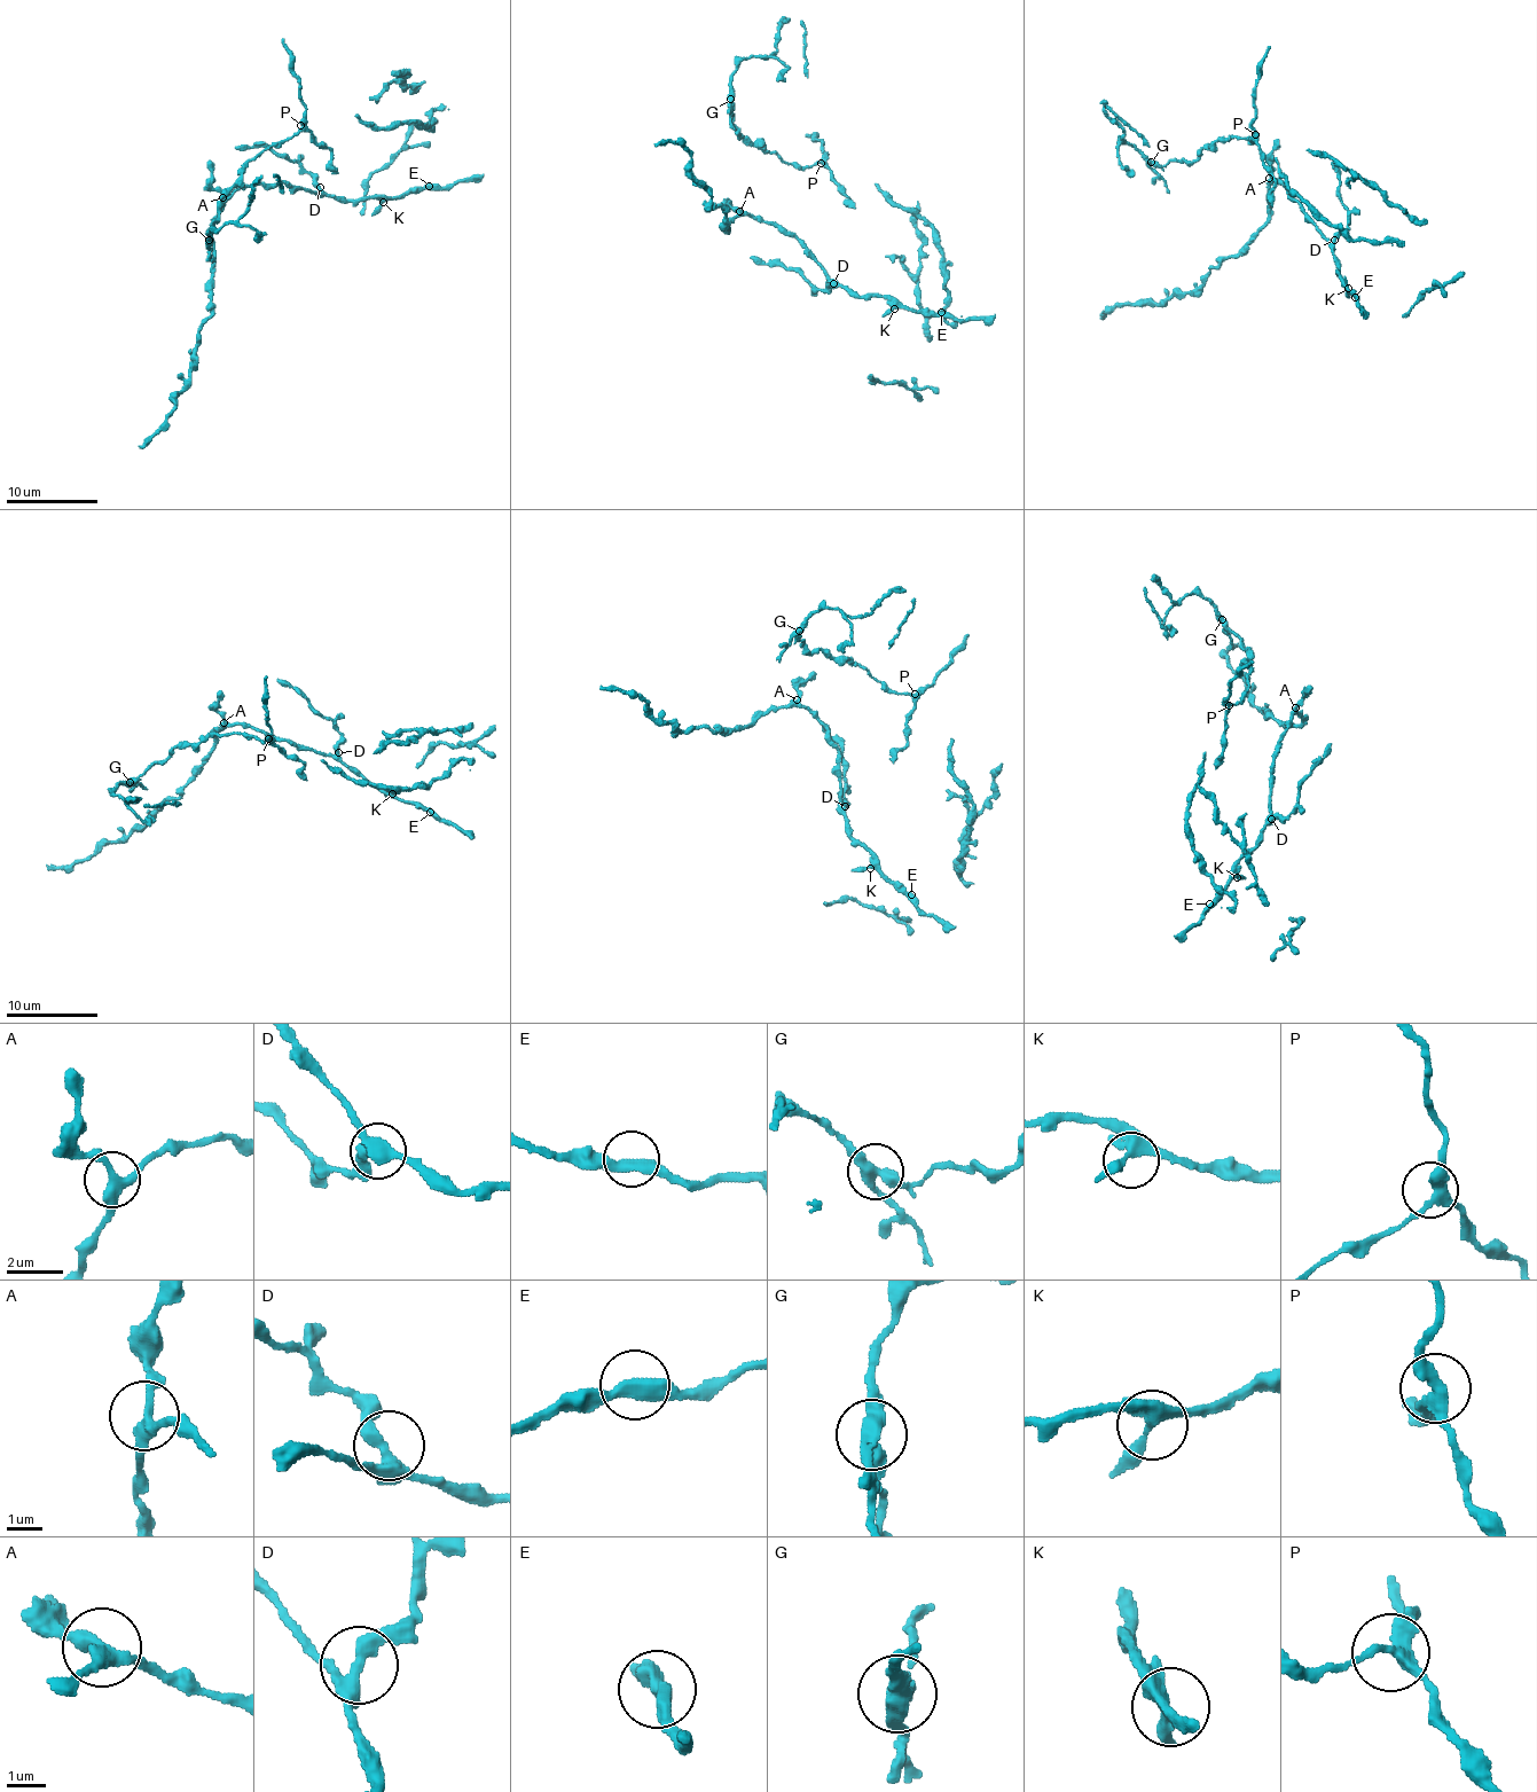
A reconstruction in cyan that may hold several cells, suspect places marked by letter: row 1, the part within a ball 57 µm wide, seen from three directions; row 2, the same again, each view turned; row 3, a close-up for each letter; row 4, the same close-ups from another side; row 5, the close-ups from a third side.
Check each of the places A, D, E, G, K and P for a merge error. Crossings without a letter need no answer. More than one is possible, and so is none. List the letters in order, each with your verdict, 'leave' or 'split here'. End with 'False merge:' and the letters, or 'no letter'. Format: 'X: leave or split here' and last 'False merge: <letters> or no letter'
A: leave
D: leave
E: leave
G: split here
K: leave
P: leave
False merge: G

